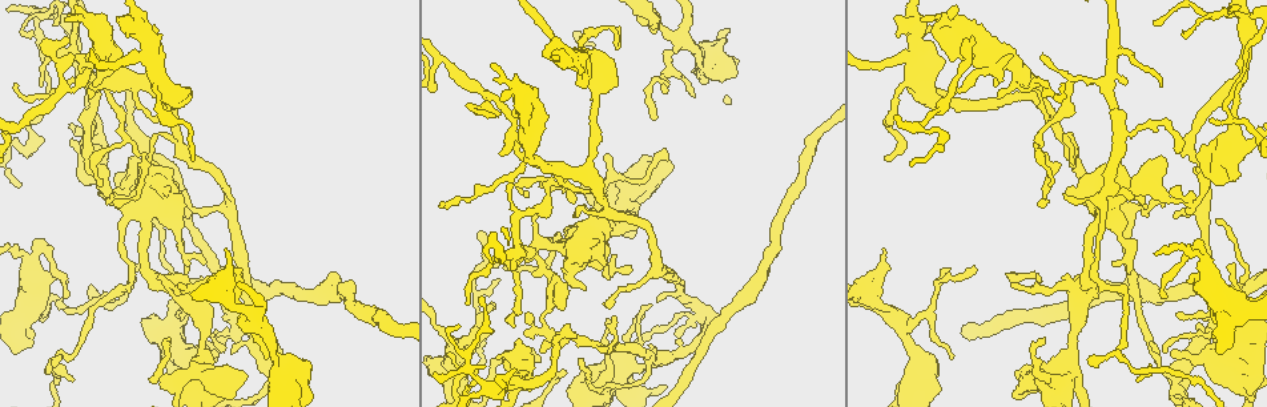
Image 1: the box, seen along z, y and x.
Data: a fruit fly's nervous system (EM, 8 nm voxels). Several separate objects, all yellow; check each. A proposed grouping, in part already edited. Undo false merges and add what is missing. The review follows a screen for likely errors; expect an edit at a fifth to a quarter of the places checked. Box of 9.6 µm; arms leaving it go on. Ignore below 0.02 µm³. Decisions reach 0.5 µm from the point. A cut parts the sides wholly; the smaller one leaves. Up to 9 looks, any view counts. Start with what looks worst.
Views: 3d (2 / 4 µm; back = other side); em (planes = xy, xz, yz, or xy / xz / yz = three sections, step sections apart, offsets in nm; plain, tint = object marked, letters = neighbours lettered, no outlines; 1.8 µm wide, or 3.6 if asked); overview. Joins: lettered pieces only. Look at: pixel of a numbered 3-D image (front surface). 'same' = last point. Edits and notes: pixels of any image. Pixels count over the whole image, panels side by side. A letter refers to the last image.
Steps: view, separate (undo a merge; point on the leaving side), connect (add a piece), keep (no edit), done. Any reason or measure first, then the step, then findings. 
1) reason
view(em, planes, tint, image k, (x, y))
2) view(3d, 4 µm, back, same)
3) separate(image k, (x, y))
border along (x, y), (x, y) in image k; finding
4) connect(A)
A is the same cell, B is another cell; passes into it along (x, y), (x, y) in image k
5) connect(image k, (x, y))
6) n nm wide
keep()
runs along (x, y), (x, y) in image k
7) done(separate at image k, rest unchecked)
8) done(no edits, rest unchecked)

three-way junction
view(em, 3.6 µm, xz, step 16, tint, image 1, (919, 368))

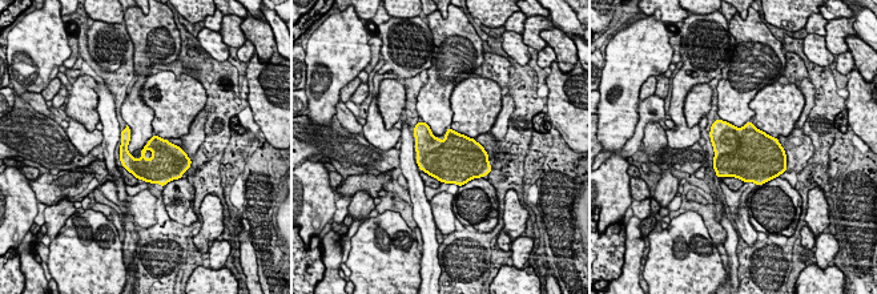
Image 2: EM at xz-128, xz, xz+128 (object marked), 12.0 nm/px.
view(em, 3.6 µm, xz, step 16, letters, same)

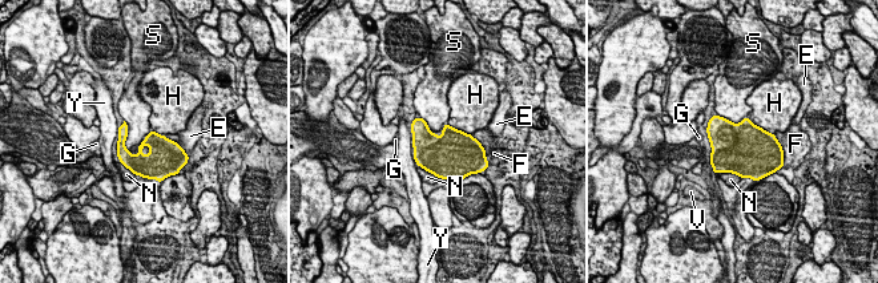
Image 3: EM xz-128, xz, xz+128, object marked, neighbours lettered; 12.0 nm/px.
200 nm wide
keep()
E, F, G, H, N, S, V and Y are other cells; border along (717, 114), (733, 122), (746, 117) in image 3; continuous, no second cell

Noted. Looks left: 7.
an open end
view(em, xz, step 16, tint, image 1, (157, 278))

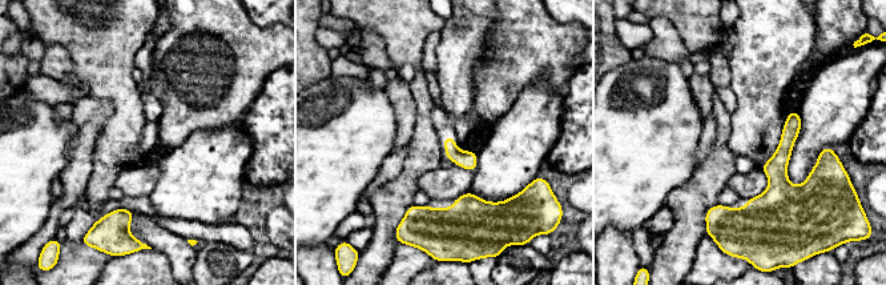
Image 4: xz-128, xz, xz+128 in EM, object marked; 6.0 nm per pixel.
cut it another way
view(em, planes, letters, same)

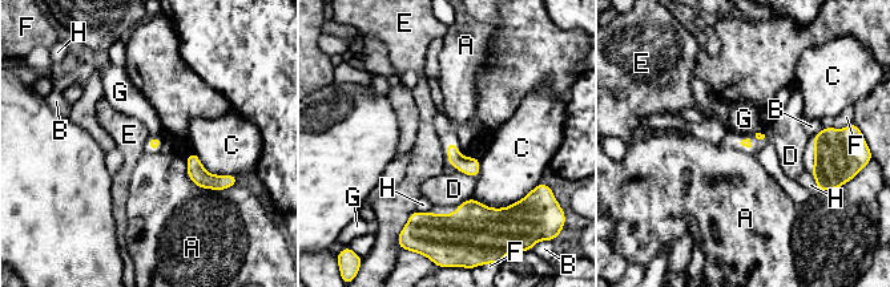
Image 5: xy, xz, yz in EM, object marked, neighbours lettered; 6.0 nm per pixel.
keep()
A, B, C, D, E, F, G and H are other cells; border along (415, 210), (403, 226) in image 5; none of them fits

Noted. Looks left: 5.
tapers out
view(3d, 2 µm, image 1, (516, 142))

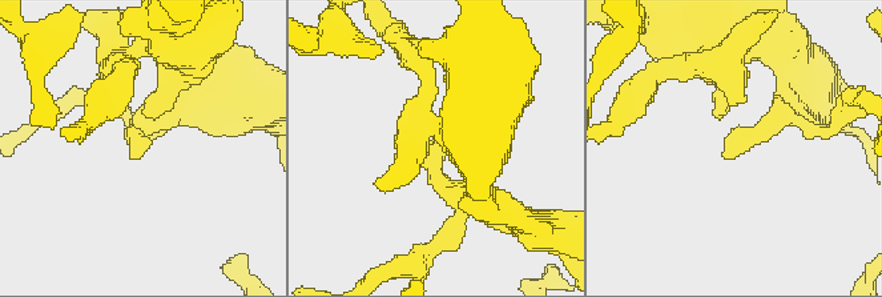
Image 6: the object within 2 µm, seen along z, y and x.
shape alone is not enough
view(em, planes, tint, image 6, (133, 158))

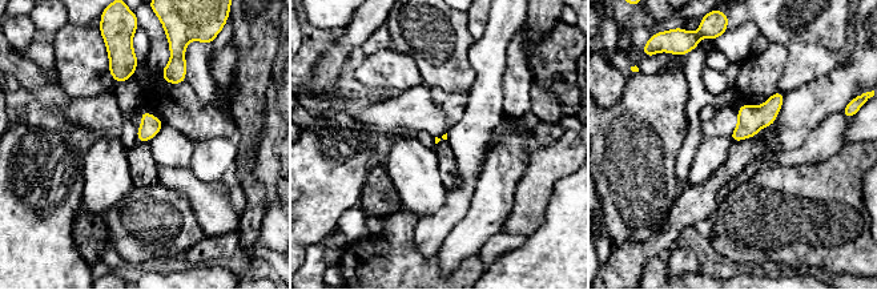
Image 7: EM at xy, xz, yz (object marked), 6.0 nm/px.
view(em, planes, letters, same)

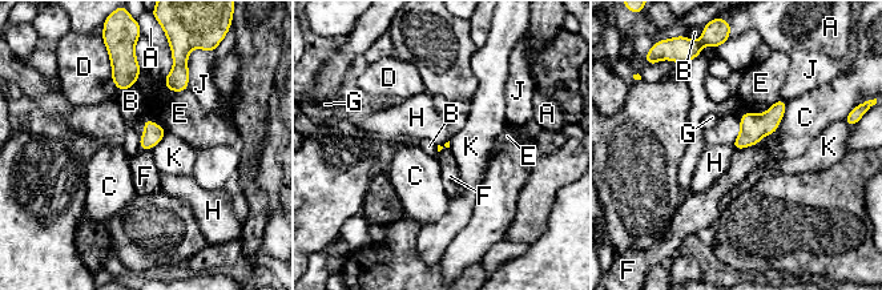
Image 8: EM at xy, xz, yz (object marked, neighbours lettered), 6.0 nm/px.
C touches over 300 nm
keep()
A, B, C, D, E, F, G, H, J and K are other cells; no lettered piece goes on from it

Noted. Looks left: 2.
an open end
view(3d, 4 µm, image 1, (450, 355))

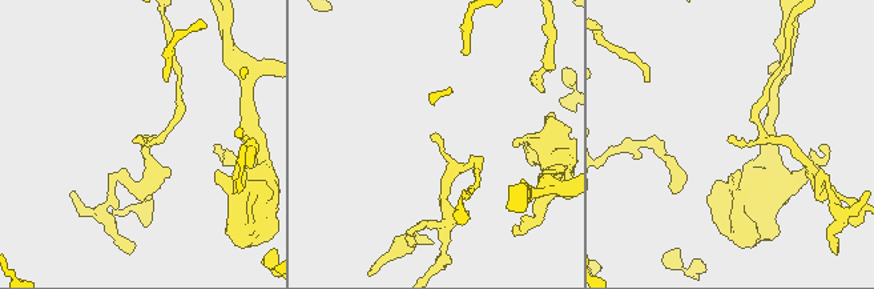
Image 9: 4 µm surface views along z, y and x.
view(em, planes, letters, image 9, (733, 139))

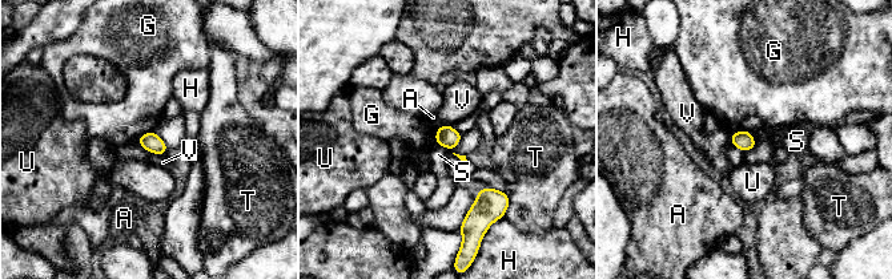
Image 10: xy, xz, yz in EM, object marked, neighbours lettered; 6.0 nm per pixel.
keep()
A, G, H, S, T, U and V are other cells; no lettered piece goes on from it

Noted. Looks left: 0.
done(no edits, rest unchecked)

